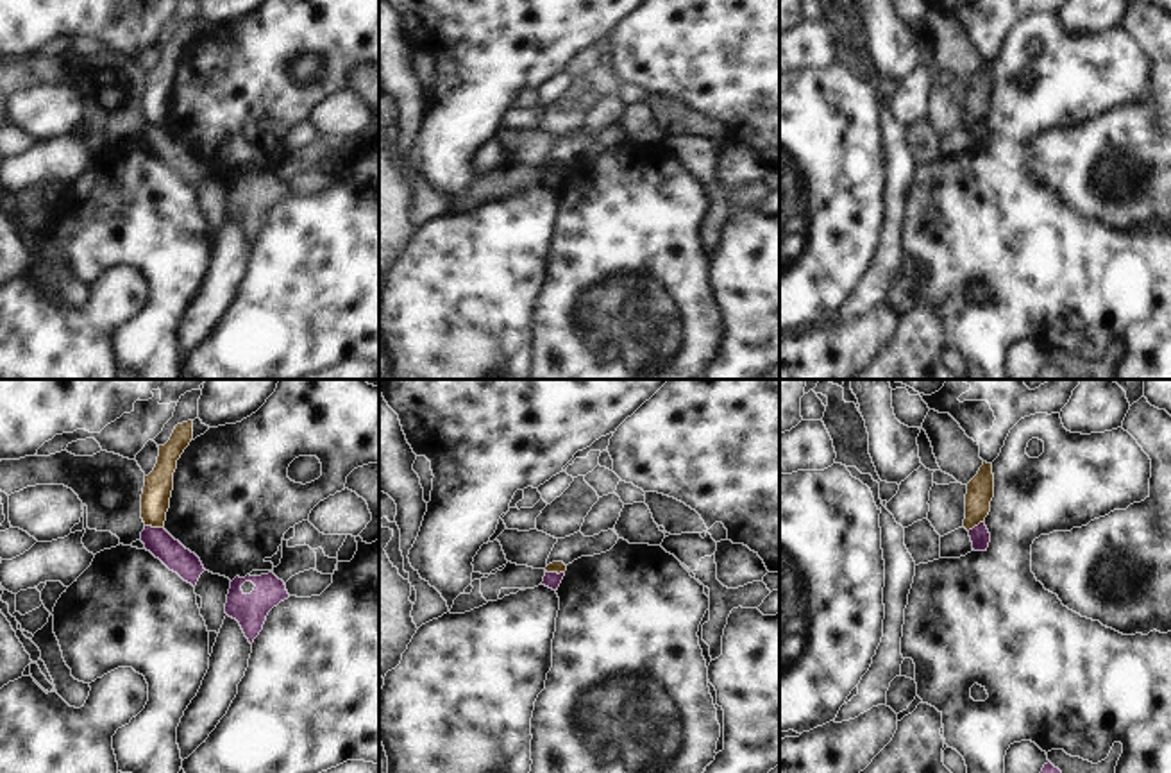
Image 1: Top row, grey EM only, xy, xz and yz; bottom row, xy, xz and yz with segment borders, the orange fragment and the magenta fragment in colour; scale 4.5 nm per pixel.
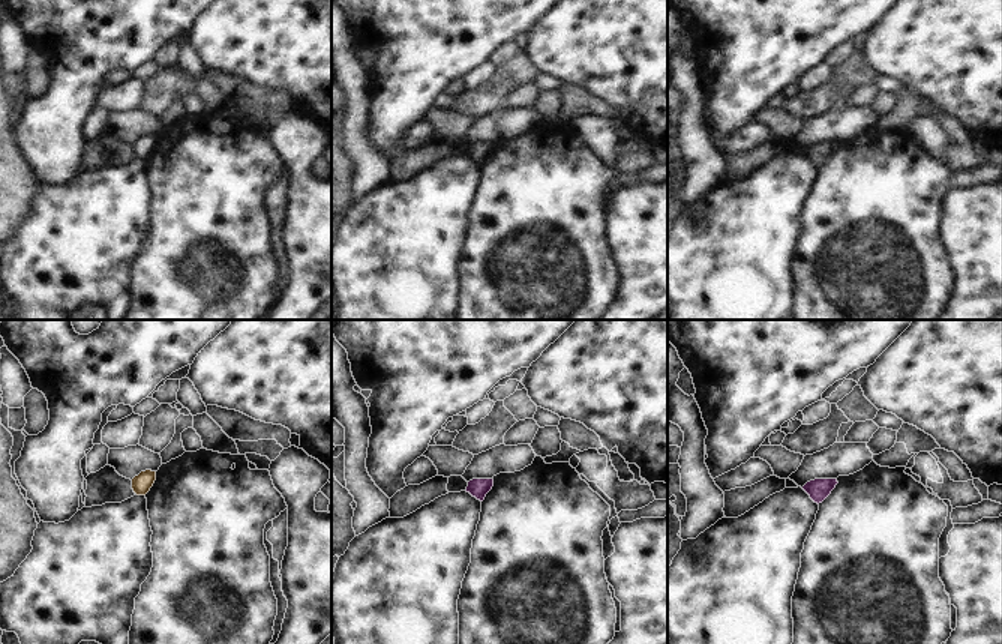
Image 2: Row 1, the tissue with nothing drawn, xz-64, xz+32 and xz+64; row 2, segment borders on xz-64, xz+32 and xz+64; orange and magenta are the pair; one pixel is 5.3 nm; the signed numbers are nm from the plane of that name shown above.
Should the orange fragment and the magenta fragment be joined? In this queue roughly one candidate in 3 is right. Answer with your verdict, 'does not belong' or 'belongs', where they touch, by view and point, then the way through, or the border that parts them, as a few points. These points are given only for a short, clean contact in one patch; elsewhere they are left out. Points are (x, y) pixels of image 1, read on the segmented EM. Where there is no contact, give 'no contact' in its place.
does not belong | xz (555, 571) | along xz (546, 569), (564, 573)

